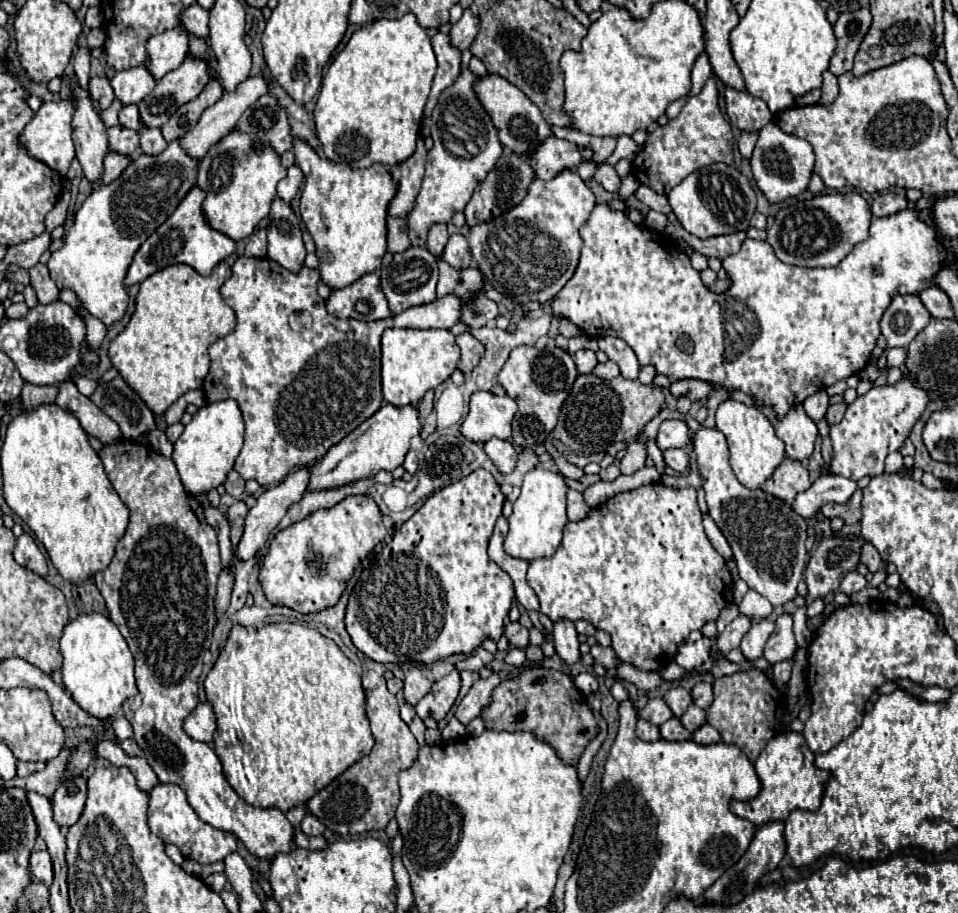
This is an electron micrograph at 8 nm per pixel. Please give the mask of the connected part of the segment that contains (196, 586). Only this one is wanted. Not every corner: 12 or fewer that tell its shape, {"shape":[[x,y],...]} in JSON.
{"shape":[[99,458],[131,512],[93,580],[135,656],[123,704],[159,780],[271,860],[279,808],[183,732],[215,628],[217,534],[175,464]]}

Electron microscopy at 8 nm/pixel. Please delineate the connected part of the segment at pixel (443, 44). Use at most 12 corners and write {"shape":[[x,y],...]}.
{"shape":[[437,32],[431,46],[437,74],[423,116],[431,116],[439,94],[451,86],[461,68],[461,54],[449,36]]}

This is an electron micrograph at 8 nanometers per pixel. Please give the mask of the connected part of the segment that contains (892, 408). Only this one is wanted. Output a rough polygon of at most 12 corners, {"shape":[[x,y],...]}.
{"shape":[[911,376],[873,386],[829,430],[821,472],[883,474],[927,402]]}

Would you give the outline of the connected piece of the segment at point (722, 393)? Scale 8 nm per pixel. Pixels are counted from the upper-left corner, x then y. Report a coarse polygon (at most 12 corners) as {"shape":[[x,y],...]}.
{"shape":[[715,386],[707,398],[709,418],[705,424],[715,426],[715,408],[729,400],[731,390]]}

